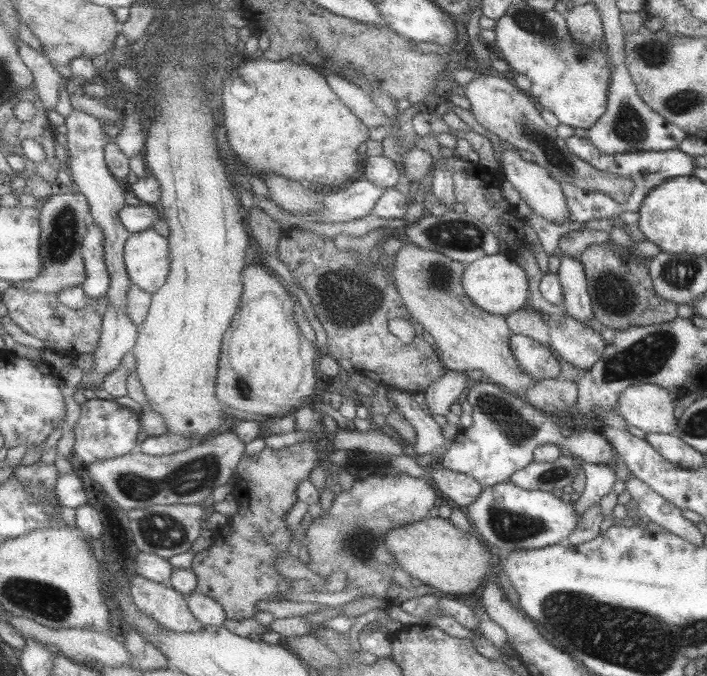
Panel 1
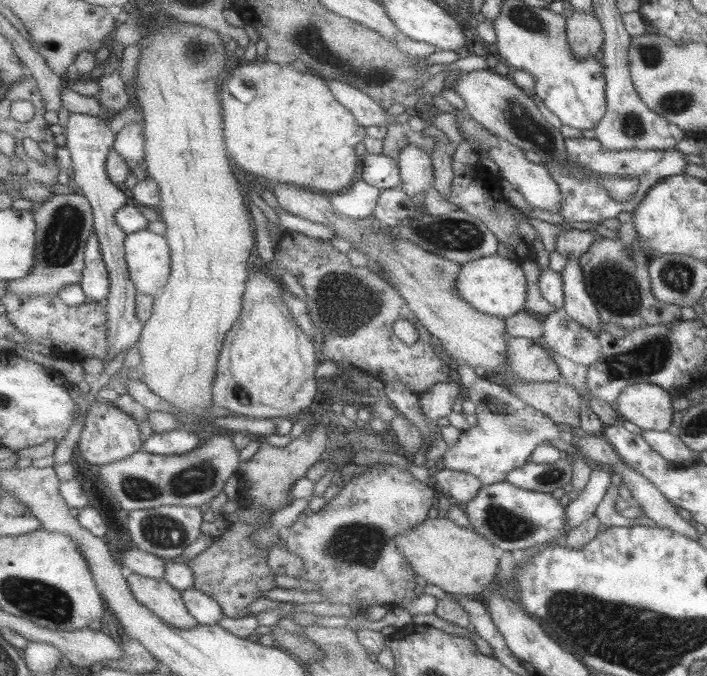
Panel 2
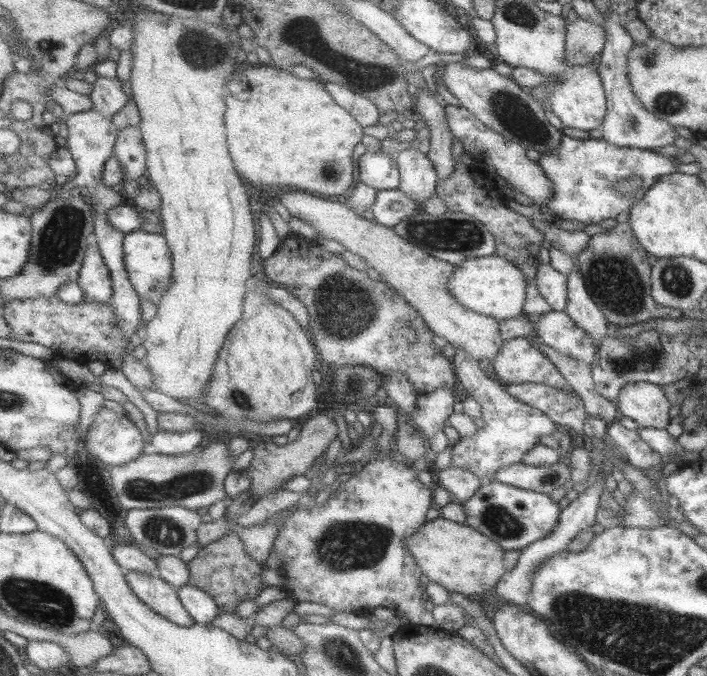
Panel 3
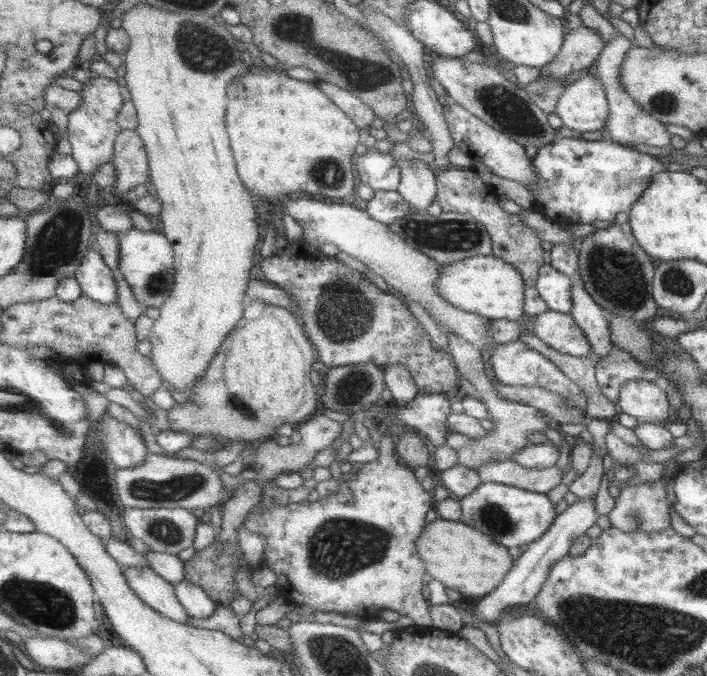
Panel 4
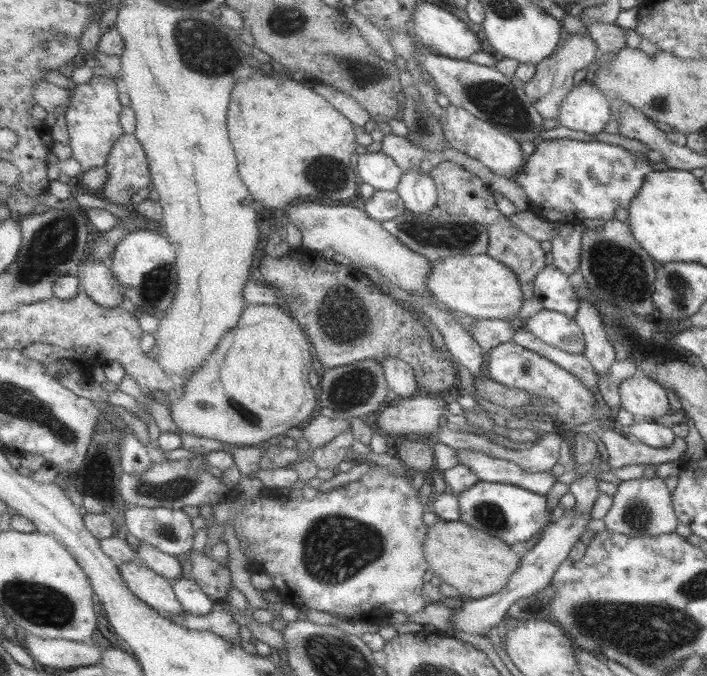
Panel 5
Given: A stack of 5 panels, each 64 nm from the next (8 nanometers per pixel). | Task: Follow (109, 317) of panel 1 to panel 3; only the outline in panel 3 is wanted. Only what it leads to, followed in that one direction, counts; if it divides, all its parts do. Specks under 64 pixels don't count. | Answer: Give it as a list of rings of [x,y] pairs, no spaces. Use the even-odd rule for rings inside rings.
[[[101,75],[93,77],[93,91],[90,95],[93,100],[93,107],[90,110],[72,114],[67,121],[70,130],[68,147],[74,154],[79,166],[78,173],[73,177],[72,182],[77,189],[84,189],[86,193],[92,194],[91,201],[97,215],[97,231],[94,239],[101,245],[115,284],[115,295],[111,303],[117,312],[119,323],[125,328],[127,339],[131,339],[131,336],[134,336],[142,328],[144,300],[137,291],[137,287],[134,286],[133,279],[130,278],[126,266],[125,238],[127,233],[118,230],[109,219],[109,210],[124,202],[125,193],[122,189],[108,186],[105,183],[104,173],[109,160],[115,155],[117,142],[122,131],[116,126],[114,116],[126,108],[130,98],[124,92],[124,82],[120,78],[112,79],[112,77]]]

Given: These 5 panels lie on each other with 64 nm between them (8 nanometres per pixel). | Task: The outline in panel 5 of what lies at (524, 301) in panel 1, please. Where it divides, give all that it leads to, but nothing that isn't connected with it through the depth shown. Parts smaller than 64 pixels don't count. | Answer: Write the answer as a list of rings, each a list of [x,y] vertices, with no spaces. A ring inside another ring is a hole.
[[[469,254],[432,260],[433,271],[429,276],[429,289],[437,299],[457,312],[464,312],[478,319],[514,318],[524,304],[524,291],[517,274],[505,263],[490,255]]]

